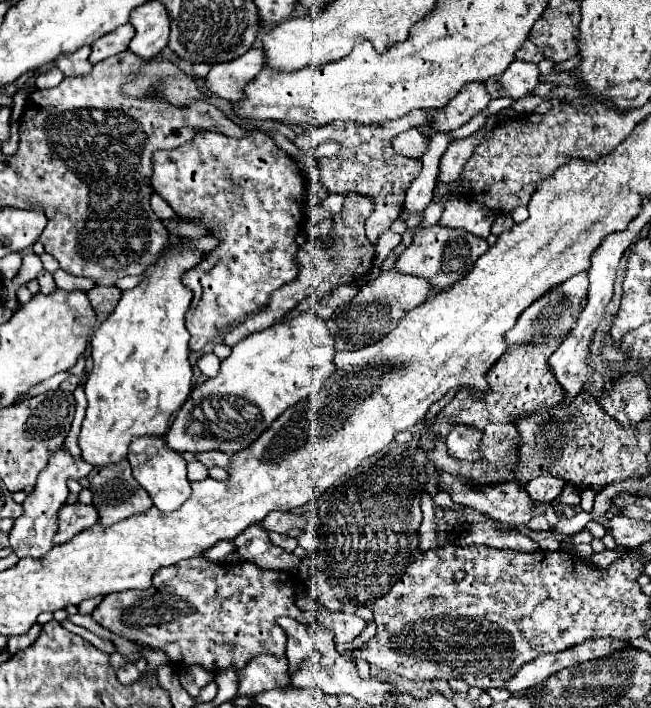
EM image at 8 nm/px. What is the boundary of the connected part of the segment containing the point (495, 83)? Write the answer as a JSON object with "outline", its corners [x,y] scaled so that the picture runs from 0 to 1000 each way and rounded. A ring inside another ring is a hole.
{"outline":[[[790,86],[771,109],[756,109],[747,114],[747,129],[753,131],[756,140],[765,137],[786,137],[786,140],[802,140],[808,137],[823,120],[826,120],[826,92],[811,89],[811,86]]]}

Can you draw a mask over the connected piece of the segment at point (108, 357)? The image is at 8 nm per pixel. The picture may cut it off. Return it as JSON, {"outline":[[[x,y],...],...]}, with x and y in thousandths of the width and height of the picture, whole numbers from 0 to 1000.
{"outline":[[[264,340],[221,383],[224,394],[203,411],[187,414],[172,445],[144,470],[138,482],[144,521],[129,544],[135,578],[120,617],[126,645],[135,654],[147,660],[181,654],[194,645],[206,617],[252,614],[264,583],[292,558],[292,473],[283,462],[283,445],[292,434],[295,411],[280,400],[280,388],[313,363],[313,355],[267,346]]]}

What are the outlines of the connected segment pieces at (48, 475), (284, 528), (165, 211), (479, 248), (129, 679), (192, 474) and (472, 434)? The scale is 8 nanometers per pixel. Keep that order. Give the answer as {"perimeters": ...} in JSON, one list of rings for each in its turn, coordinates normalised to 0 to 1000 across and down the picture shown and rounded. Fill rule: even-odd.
{"perimeters":[[[[92,631],[74,651],[71,662],[58,671],[58,679],[52,685],[52,694],[40,702],[34,710],[37,727],[22,736],[22,747],[15,750],[15,770],[28,787],[68,787],[80,773],[80,761],[89,753],[89,722],[101,710],[104,702],[104,677],[129,677],[141,665],[141,657],[135,657],[126,645],[111,645],[101,631]]],[[[415,725],[402,739],[402,747],[409,753],[442,753],[445,747],[464,747],[473,742],[473,733],[467,727],[455,725]]],[[[237,273],[237,275],[233,275],[233,281],[230,281],[230,292],[237,295],[240,306],[243,306],[243,309],[249,309],[249,312],[258,312],[258,309],[264,309],[264,306],[267,306],[267,298],[261,295],[261,290],[258,290],[255,284],[249,284],[249,278],[243,278],[240,273]]],[[[667,318],[657,323],[645,323],[636,332],[630,349],[611,363],[608,380],[627,388],[654,391],[667,405],[667,411],[679,411],[694,400],[707,397],[707,391],[713,391],[728,377],[731,366],[747,355],[750,355],[750,343],[740,335],[731,335],[710,323],[688,323],[688,321]]],[[[194,936],[190,942],[184,942],[184,945],[178,948],[178,953],[181,953],[181,962],[184,962],[187,968],[200,968],[200,965],[206,965],[206,962],[215,959],[215,948],[212,948],[209,939],[203,939],[203,936]]],[[[292,651],[289,654],[289,677],[292,679],[307,679],[307,677],[316,677],[320,674],[320,662],[307,654],[307,651]]],[[[700,600],[685,614],[688,640],[707,651],[740,651],[743,645],[737,640],[737,623],[740,623],[740,612],[716,600]]]]}

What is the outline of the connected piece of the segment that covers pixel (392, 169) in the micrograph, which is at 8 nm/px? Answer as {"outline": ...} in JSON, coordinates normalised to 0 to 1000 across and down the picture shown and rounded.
{"outline":[[[630,160],[630,165],[618,165],[611,171],[593,171],[590,177],[556,177],[556,174],[507,174],[501,179],[488,179],[482,185],[464,188],[452,196],[452,205],[476,205],[470,210],[470,219],[479,219],[479,208],[492,205],[501,196],[519,199],[522,213],[513,222],[495,222],[492,230],[492,256],[501,261],[507,273],[531,275],[538,270],[565,275],[575,284],[575,301],[568,309],[562,309],[562,335],[575,346],[581,340],[581,332],[599,323],[599,318],[614,306],[621,275],[630,264],[630,258],[642,250],[648,239],[648,227],[642,225],[624,225],[611,216],[605,216],[599,199],[614,191],[618,185],[627,185],[633,179],[648,179],[654,174],[654,165],[661,160]]]}

